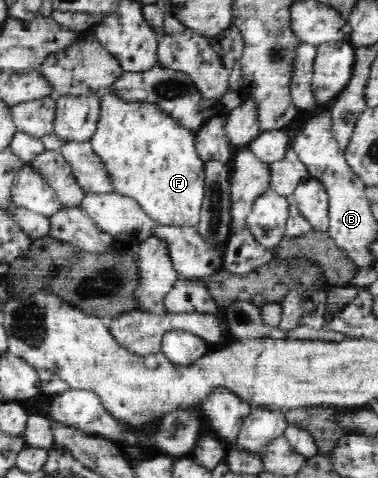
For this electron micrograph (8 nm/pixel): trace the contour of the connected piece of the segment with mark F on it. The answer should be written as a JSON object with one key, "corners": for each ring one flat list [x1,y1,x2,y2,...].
{"corners":[[102,91,102,112,100,120,97,124,97,129,91,135,90,141,96,154,102,159,106,171,108,171,111,183,112,192,128,197,136,201,136,205,140,205,140,209,146,213,146,216,151,221,154,221,156,225,160,226,174,226,180,228,192,228,197,227,201,221,201,210,205,197,205,160,198,154,196,146,196,135,190,129,185,129,183,126,178,125,178,122,168,114,164,113,162,109,156,107,156,105,146,103,124,103,124,101,114,97,109,91]]}

